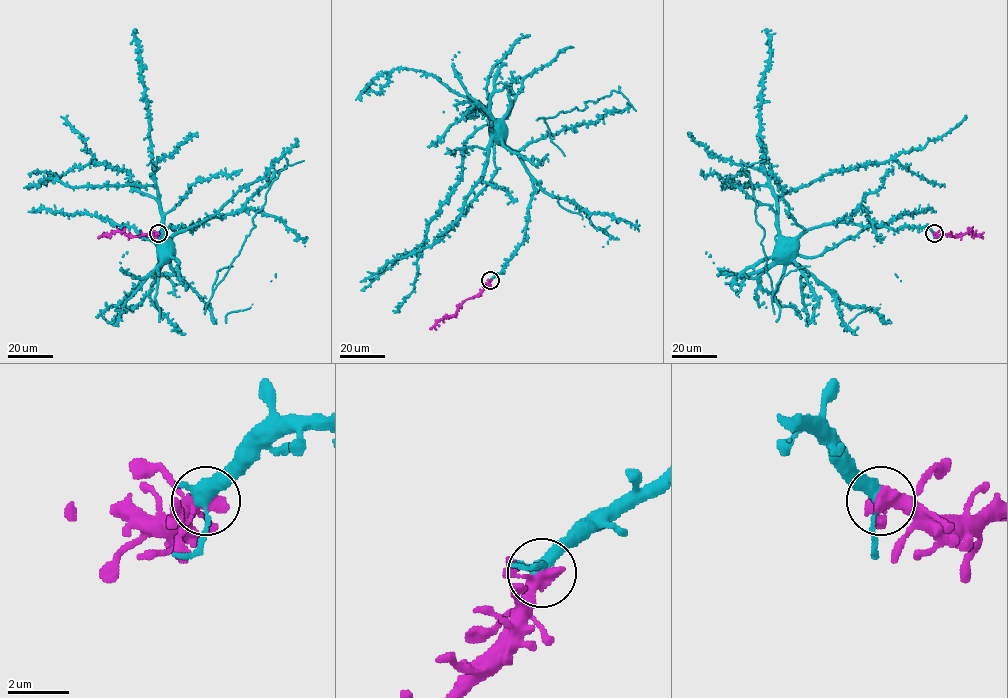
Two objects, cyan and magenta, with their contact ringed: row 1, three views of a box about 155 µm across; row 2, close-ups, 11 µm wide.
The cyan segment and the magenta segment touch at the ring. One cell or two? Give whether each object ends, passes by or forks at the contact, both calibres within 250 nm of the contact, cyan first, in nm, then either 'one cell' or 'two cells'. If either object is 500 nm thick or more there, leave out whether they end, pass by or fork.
cyan passes by; magenta passes by; 360 nm thick on the cyan side, 400 nm on the other; one cell

